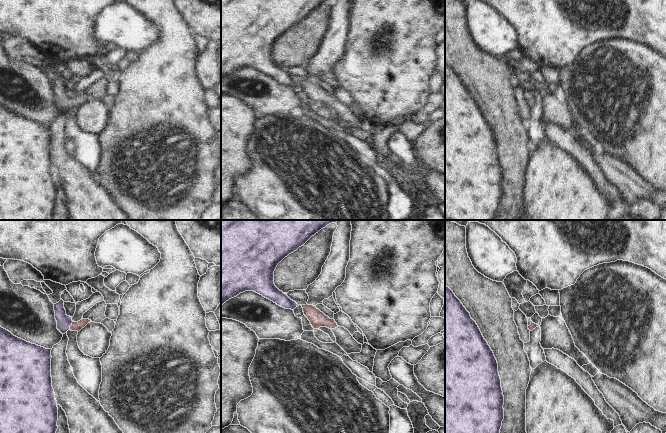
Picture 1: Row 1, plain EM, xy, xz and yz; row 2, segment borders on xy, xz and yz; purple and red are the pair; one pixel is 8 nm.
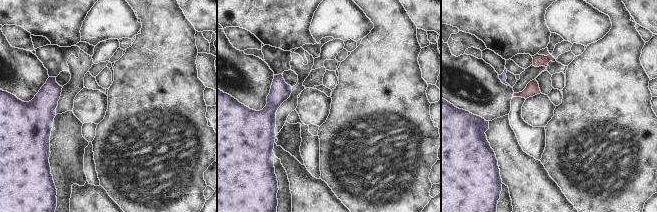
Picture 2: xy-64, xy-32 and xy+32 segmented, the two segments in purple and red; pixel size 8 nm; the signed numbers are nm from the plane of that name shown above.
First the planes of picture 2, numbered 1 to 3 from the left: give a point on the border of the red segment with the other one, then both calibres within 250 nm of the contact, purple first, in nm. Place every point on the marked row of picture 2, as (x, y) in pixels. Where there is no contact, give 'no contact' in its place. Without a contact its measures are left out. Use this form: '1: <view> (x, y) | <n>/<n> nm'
1: no contact
2: no contact
3: no contact

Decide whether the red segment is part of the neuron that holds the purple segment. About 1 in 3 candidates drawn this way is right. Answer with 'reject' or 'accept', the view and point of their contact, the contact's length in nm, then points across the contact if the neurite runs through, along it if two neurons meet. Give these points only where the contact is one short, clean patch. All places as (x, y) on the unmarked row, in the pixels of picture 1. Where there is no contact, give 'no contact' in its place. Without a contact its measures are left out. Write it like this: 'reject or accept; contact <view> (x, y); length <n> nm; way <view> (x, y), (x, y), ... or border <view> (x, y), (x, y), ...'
accept; contact xy (71, 100); length 80 nm; way xy (64, 98), (71, 100), (76, 102)

